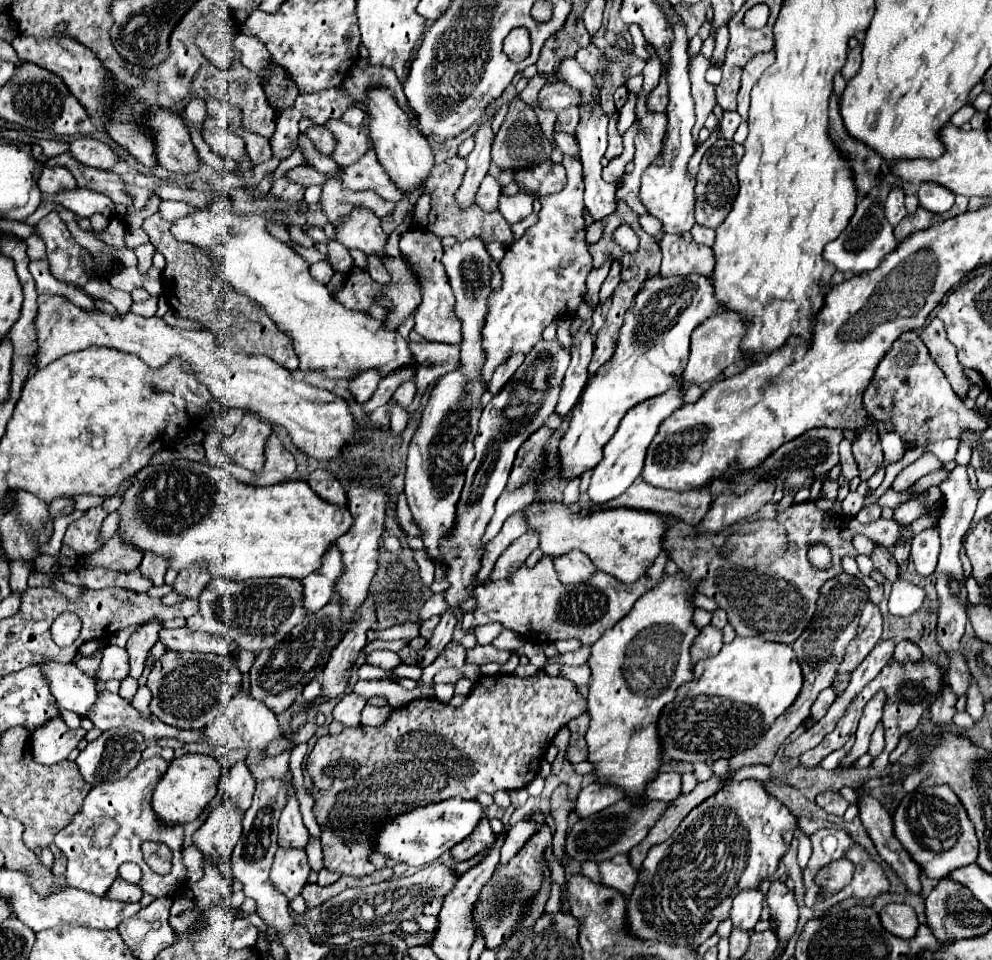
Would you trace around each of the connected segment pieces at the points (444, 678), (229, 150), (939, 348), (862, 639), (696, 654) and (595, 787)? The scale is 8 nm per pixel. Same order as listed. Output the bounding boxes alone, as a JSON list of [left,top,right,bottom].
[[434,668,462,684],[203,115,250,162],[920,318,972,398],[832,600,884,696],[692,626,722,660],[574,782,624,818]]

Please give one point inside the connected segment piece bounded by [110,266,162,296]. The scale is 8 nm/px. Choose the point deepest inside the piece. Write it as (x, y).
(131, 278)

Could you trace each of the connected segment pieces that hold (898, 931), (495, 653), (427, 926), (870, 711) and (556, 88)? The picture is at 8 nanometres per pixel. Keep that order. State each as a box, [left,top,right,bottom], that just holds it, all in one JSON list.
[[880,904,918,940],[466,646,510,666],[414,914,438,932],[840,694,884,768],[538,82,580,112]]

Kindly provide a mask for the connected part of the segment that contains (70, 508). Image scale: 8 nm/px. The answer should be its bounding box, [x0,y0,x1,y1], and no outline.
[50,498,74,520]

